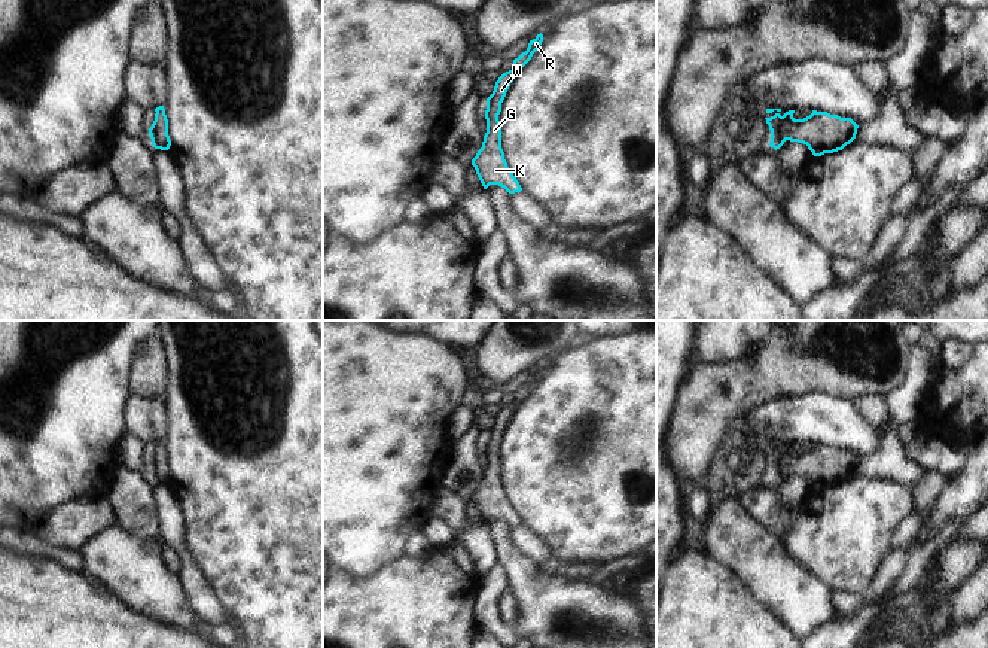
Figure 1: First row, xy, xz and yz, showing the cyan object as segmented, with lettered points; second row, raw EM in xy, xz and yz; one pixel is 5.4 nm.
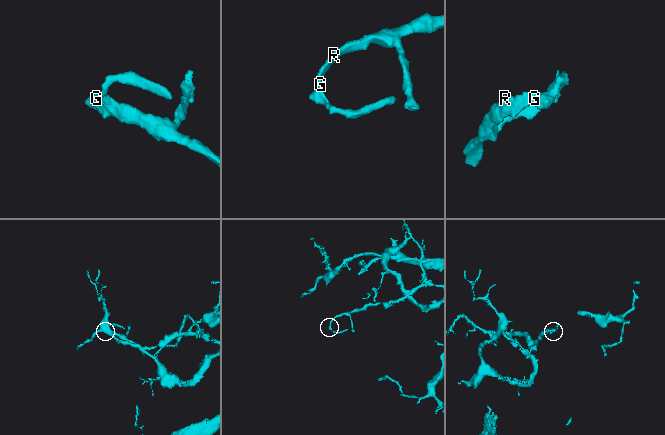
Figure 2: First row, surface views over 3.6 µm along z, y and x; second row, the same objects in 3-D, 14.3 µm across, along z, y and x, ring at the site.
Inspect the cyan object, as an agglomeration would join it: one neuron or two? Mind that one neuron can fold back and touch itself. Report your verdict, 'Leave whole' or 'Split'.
Leave whole

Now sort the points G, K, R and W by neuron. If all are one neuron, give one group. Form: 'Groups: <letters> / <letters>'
Groups: G K R W

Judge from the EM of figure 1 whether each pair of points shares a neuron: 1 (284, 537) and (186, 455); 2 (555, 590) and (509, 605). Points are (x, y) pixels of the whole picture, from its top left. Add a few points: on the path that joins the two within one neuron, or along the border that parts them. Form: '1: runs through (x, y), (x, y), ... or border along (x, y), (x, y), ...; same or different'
1: runs through (261, 513), (210, 462); same
2: border along (508, 590), (517, 607), (517, 618), (512, 626); different

